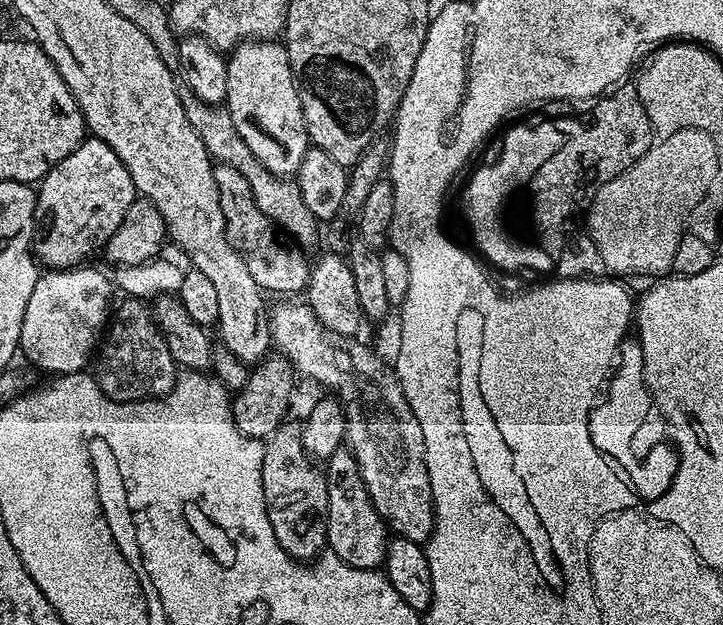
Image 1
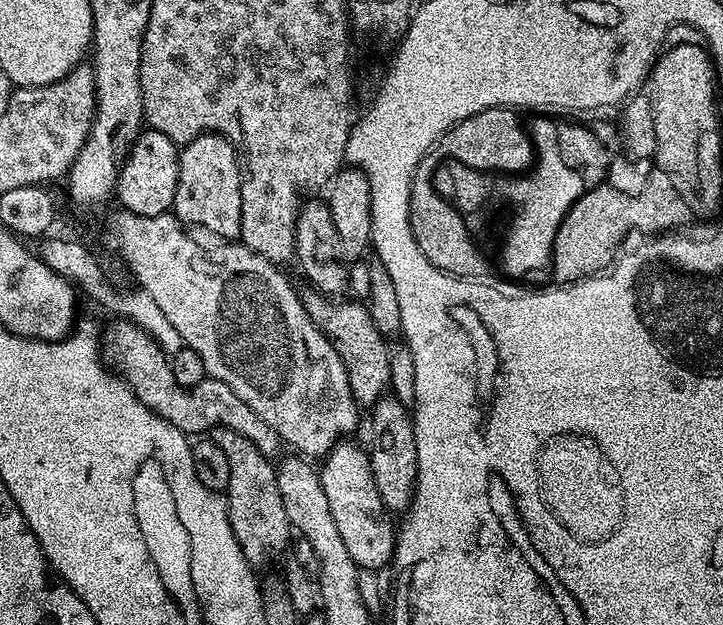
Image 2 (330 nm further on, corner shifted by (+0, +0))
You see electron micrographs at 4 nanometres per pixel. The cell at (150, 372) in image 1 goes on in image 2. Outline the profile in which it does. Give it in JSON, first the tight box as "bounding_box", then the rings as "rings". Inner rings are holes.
{"bounding_box":[103,319,282,457],"rings":[[[117,319],[108,329],[103,329],[103,355],[111,371],[131,388],[149,410],[185,434],[208,434],[214,428],[234,430],[236,434],[242,434],[242,438],[250,438],[250,442],[254,442],[264,456],[275,457],[275,452],[282,448],[280,435],[270,430],[270,426],[266,426],[266,422],[262,422],[262,418],[258,418],[258,414],[254,414],[254,410],[250,410],[250,406],[246,406],[246,402],[242,402],[242,398],[238,398],[238,394],[234,394],[226,382],[206,378],[194,388],[182,387],[172,373],[170,356],[151,334],[130,319]]]}

